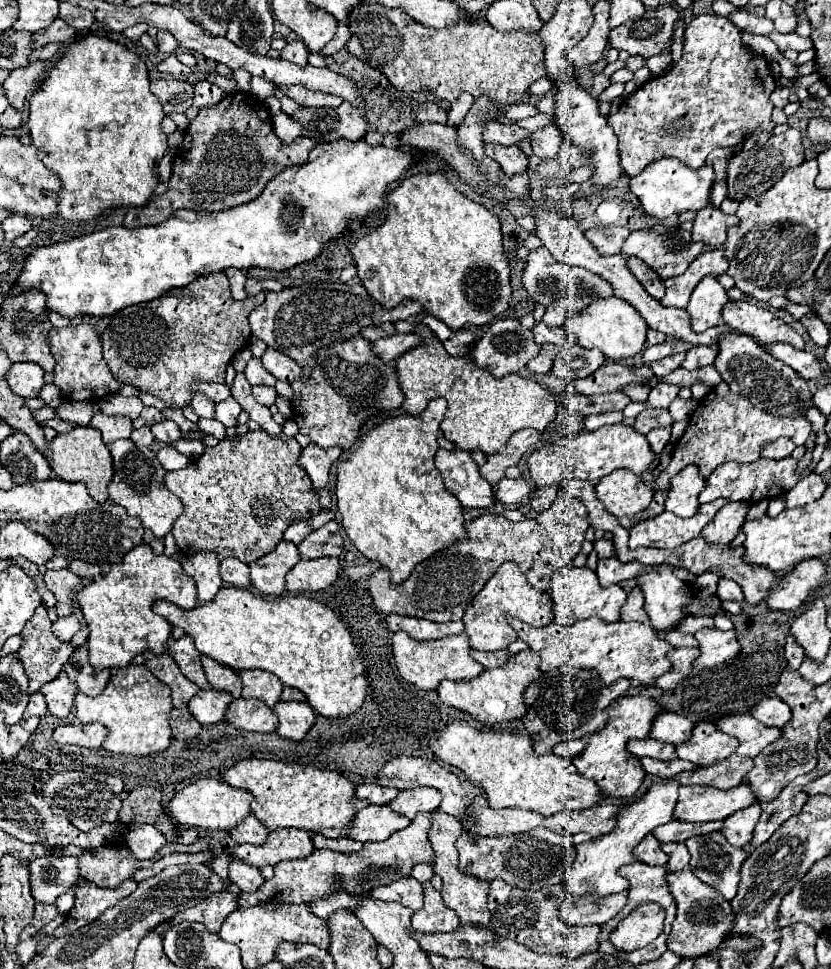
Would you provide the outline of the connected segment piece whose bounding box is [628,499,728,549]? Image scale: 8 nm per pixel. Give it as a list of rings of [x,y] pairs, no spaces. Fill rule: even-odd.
[[[716,499],[706,505],[700,505],[698,513],[690,519],[676,517],[674,513],[664,511],[658,517],[646,519],[630,529],[630,549],[636,547],[660,547],[660,549],[674,549],[692,537],[700,535],[700,531],[710,523],[710,519],[726,505],[726,499]]]

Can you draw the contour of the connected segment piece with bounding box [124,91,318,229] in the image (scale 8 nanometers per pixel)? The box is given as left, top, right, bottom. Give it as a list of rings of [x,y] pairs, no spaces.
[[[230,93],[220,103],[212,107],[202,107],[196,115],[196,119],[190,123],[190,127],[184,131],[184,143],[176,149],[174,161],[172,161],[172,177],[168,181],[168,191],[164,195],[152,195],[150,201],[144,207],[128,207],[128,213],[124,217],[124,227],[144,227],[144,225],[158,225],[164,219],[168,219],[178,209],[192,209],[202,213],[212,211],[224,211],[234,205],[248,203],[256,199],[266,183],[276,177],[280,171],[292,165],[302,165],[308,159],[308,153],[312,147],[316,147],[318,141],[302,137],[294,141],[292,145],[284,145],[272,131],[272,117],[264,101],[250,93]]]

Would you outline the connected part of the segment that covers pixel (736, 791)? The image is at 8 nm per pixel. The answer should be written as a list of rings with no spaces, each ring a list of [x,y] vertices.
[[[746,783],[720,791],[714,787],[680,787],[674,817],[678,821],[724,821],[732,813],[750,807],[754,795]]]

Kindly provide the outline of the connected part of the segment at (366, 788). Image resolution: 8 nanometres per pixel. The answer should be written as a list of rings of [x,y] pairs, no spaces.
[[[376,783],[358,785],[358,787],[356,787],[358,799],[366,799],[368,803],[374,803],[374,805],[388,805],[390,799],[394,799],[394,793],[398,793],[398,791],[396,791],[396,789],[380,787],[380,785],[376,785]]]

